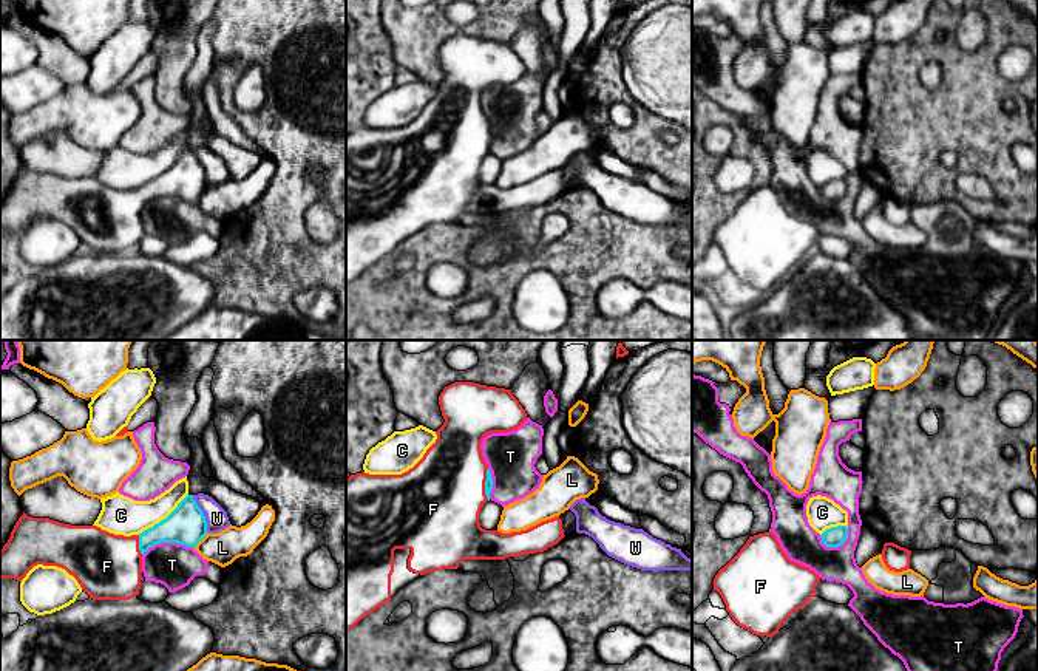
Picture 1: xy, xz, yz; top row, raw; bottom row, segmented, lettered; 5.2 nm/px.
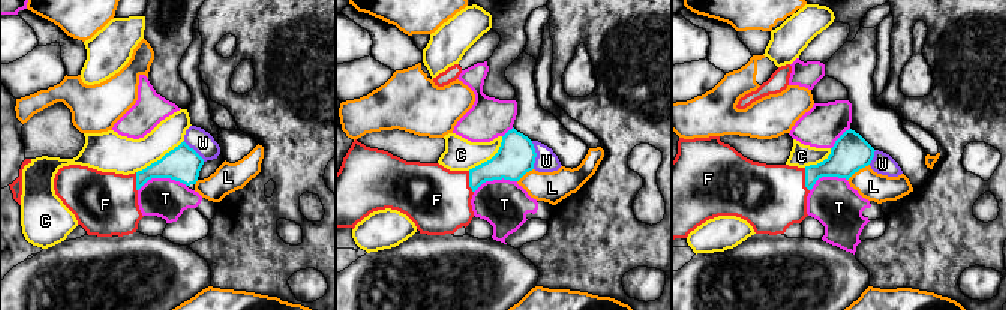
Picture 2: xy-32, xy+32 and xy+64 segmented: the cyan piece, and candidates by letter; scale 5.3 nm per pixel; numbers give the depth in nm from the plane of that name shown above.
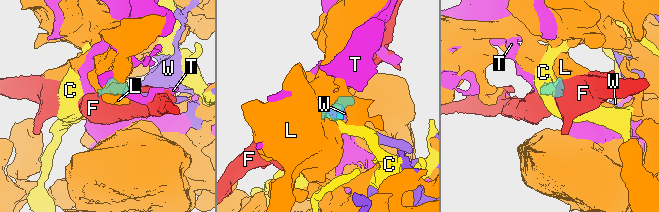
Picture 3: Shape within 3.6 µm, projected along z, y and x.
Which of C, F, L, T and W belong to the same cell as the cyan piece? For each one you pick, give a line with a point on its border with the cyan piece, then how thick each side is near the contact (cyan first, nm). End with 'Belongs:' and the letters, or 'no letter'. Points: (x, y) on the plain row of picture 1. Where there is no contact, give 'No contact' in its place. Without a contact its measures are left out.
F: Touches cyan at xz (485, 138). Thickness 50 nm (cyan) against 440 nm
Belongs: F

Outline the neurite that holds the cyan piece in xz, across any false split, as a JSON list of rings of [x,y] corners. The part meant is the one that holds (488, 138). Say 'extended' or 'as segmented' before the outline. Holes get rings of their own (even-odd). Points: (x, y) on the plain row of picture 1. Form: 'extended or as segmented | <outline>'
extended | [[[454,36],[443,42],[439,59],[445,76],[436,85],[436,96],[412,122],[402,128],[363,125],[346,133],[346,284],[420,229],[457,223],[462,213],[505,213],[544,206],[565,190],[559,170],[511,187],[480,181],[479,167],[490,155],[493,142],[491,125],[482,110],[480,97],[485,90],[513,85],[527,74],[527,66],[511,43]]]

